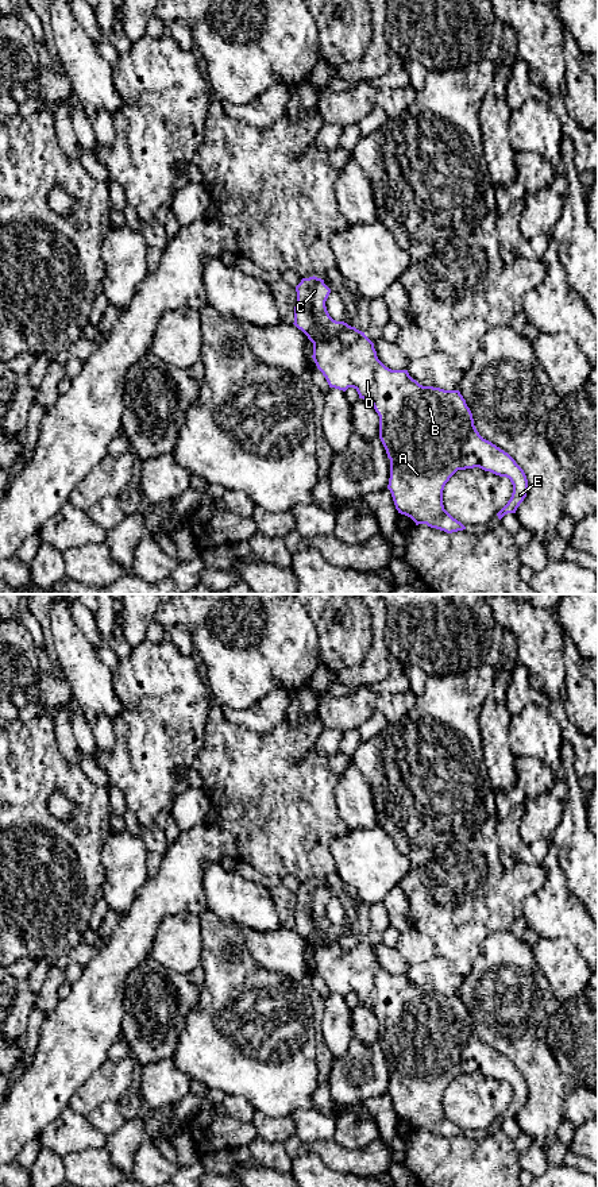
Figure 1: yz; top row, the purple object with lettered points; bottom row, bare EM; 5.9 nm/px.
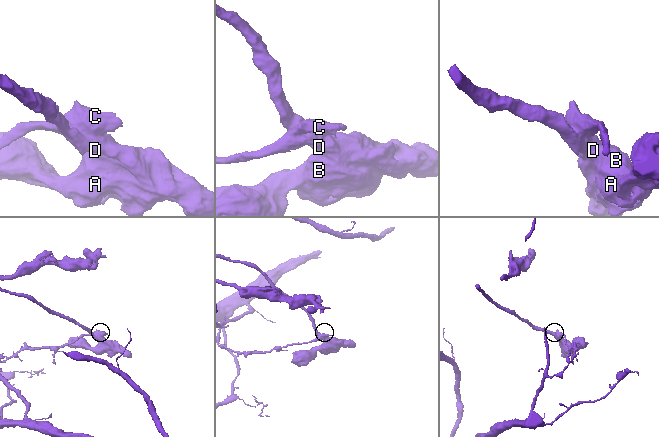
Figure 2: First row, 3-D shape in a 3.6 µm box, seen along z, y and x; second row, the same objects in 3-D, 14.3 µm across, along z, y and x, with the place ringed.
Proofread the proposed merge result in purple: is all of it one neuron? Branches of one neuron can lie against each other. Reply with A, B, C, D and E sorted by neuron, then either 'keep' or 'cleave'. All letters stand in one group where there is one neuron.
A B D E / C | cleave

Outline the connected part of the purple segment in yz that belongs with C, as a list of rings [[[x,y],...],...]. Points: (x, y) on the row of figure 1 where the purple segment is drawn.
[[[317,277],[302,278],[296,286],[294,325],[312,343],[339,339],[344,344],[354,344],[364,332],[344,321],[333,320],[325,307],[331,289]]]

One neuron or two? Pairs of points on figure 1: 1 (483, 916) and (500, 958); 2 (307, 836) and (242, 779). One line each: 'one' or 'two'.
1: two
2: one

